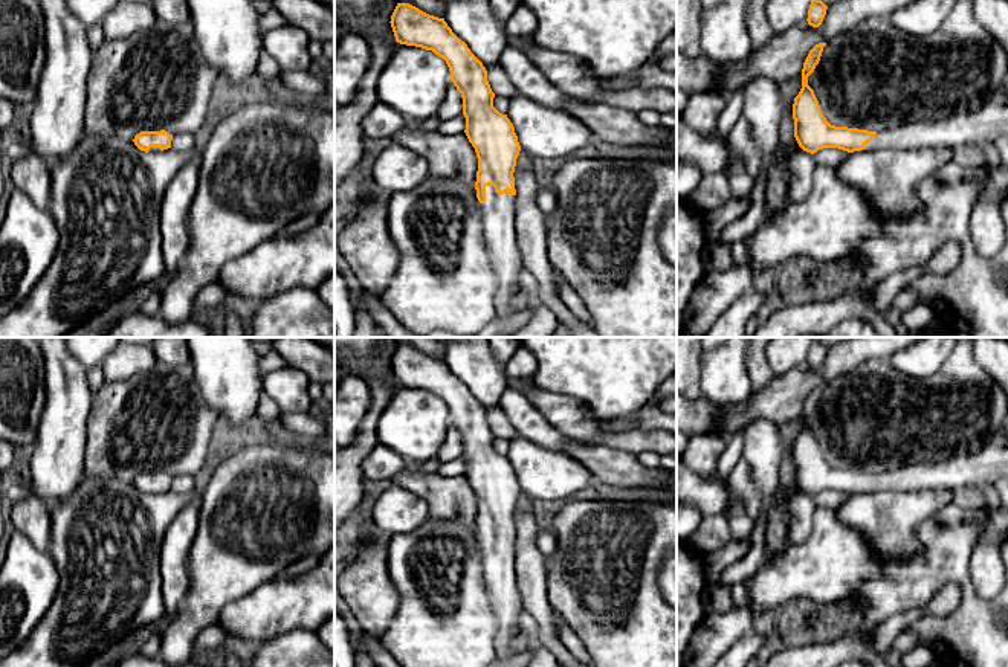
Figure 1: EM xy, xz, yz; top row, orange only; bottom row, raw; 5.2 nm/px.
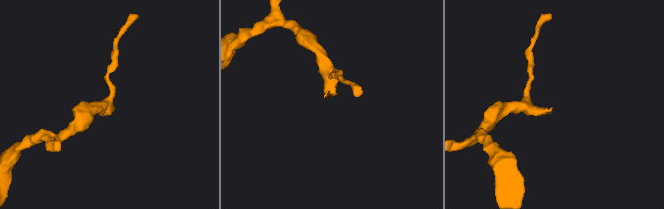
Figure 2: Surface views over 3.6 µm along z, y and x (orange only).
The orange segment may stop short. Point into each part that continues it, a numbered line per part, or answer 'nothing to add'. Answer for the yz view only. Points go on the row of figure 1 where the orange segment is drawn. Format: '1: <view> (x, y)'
1: yz (988, 124)

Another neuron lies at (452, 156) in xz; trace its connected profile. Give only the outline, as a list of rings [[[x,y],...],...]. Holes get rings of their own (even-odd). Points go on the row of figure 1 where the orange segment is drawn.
[[[408,124],[391,139],[420,154],[428,162],[429,176],[437,179],[460,179],[475,185],[478,157],[466,133],[446,136]]]

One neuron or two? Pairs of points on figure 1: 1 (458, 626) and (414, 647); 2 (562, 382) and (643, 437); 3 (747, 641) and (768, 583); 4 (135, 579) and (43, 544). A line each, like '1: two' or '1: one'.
1: one
2: two
3: two
4: two

